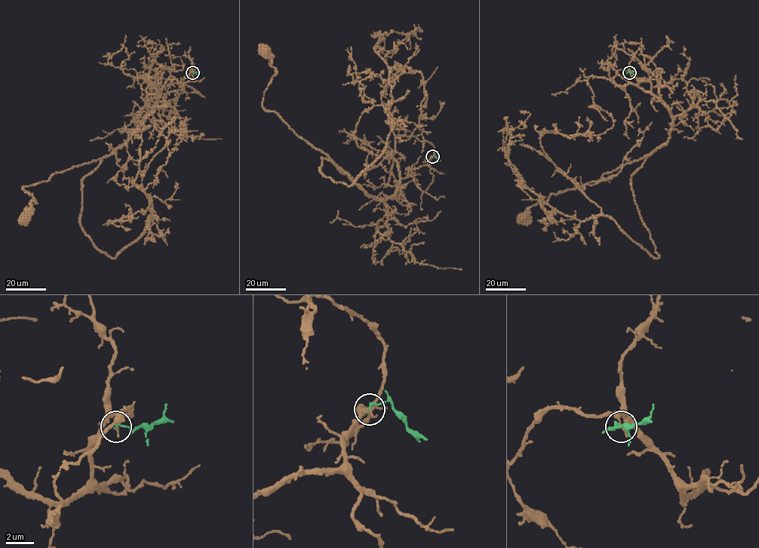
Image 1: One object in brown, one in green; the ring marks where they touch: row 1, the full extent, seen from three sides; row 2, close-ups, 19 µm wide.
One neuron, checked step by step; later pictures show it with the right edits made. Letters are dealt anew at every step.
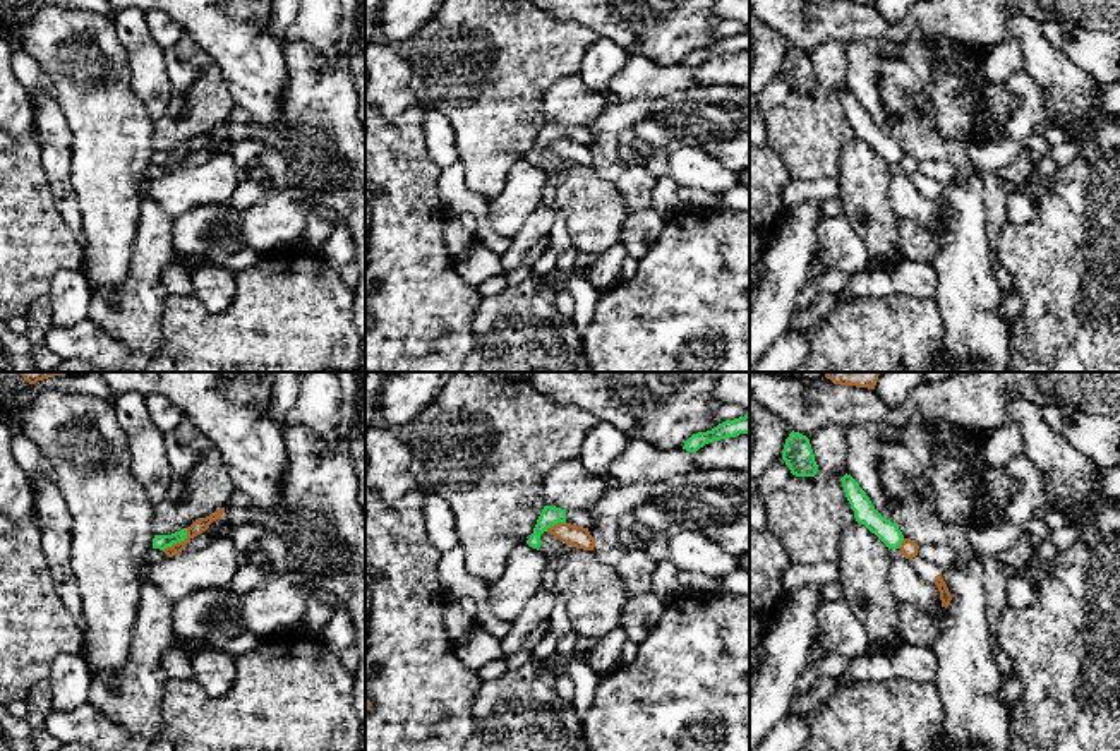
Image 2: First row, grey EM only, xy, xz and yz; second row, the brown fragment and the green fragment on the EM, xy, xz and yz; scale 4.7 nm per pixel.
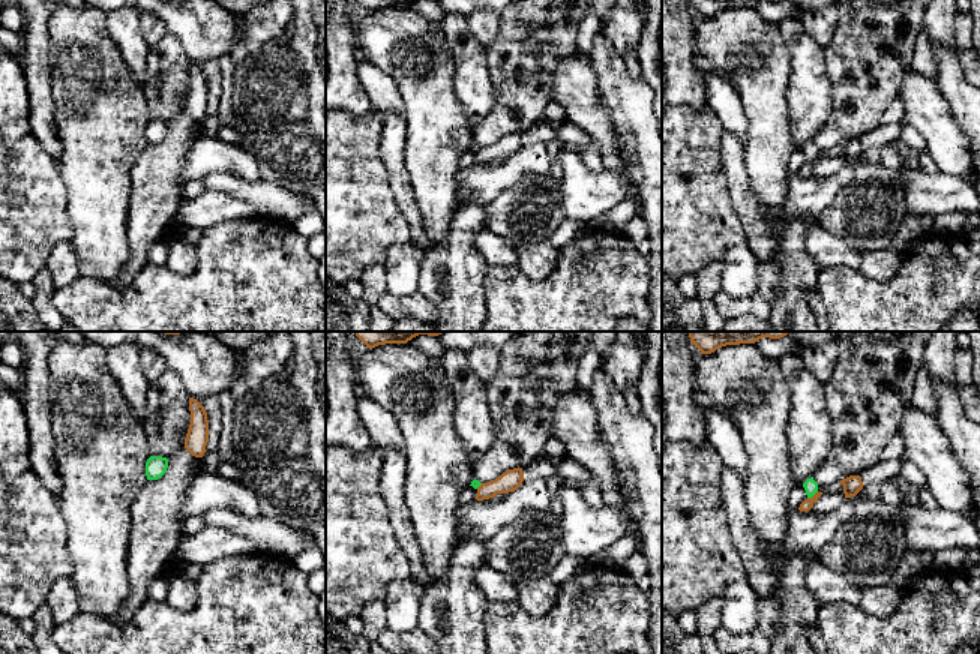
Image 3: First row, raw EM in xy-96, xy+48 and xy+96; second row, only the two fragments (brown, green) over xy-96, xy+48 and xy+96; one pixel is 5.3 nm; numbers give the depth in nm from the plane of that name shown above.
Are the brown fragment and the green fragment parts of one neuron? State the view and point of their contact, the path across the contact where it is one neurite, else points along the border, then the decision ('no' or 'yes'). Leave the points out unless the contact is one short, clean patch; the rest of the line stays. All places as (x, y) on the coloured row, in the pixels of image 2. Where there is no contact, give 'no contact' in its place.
meets brown in xy at (179, 542); border along xy (187, 528), (187, 535), (182, 540), (174, 542), (163, 551); no

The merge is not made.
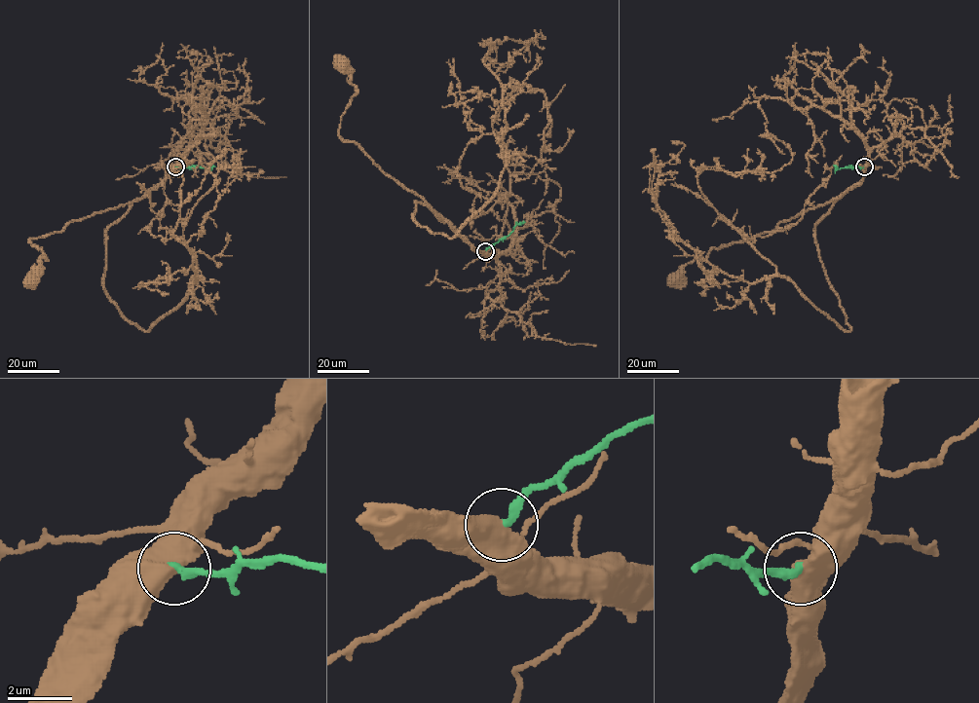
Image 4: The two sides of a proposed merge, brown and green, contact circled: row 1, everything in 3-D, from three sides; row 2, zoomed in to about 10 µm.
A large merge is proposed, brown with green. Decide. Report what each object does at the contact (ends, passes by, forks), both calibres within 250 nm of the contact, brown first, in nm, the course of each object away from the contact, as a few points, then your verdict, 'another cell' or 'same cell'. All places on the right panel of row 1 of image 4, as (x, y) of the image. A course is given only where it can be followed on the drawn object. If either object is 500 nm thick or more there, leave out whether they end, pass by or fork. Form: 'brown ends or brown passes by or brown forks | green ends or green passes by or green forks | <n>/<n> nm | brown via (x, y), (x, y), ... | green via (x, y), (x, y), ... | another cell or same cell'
550/280 nm | brown via (863, 166), (863, 178), (835, 199), (783, 220), (771, 231), (712, 248), (704, 258), (689, 262), (674, 280) | green via (863, 166), (838, 168), (833, 165) | another cell

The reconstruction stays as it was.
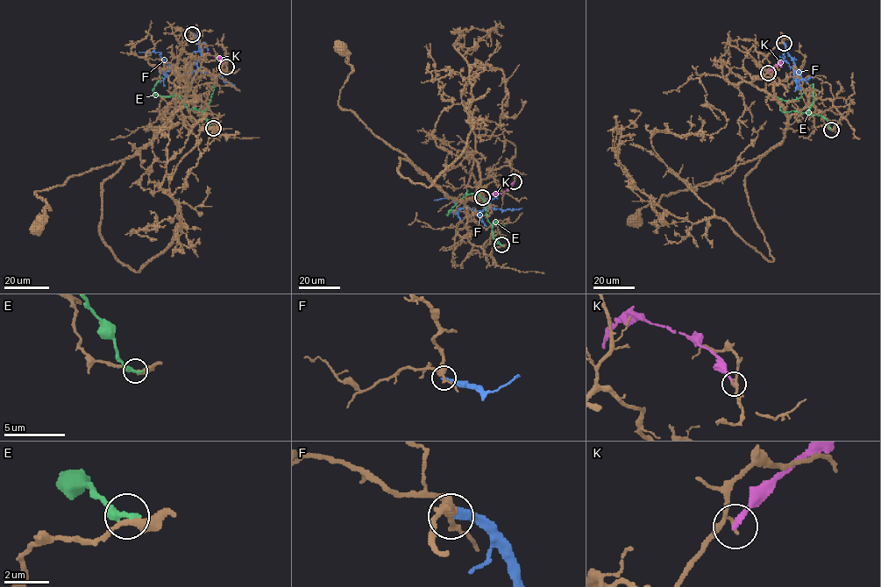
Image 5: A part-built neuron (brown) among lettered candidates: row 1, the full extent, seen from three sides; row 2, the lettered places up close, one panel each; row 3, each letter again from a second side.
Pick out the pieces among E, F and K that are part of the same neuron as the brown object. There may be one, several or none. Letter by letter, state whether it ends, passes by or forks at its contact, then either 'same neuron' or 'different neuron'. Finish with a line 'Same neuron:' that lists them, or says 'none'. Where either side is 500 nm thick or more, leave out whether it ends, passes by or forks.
E: it ends | different neuron
F: it ends | different neuron
K: it ends | different neuron
Same neuron: none

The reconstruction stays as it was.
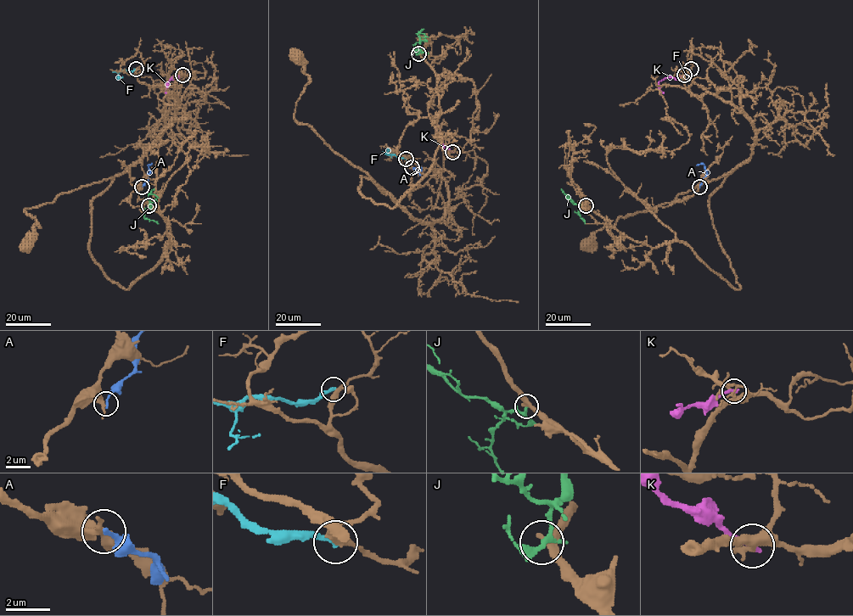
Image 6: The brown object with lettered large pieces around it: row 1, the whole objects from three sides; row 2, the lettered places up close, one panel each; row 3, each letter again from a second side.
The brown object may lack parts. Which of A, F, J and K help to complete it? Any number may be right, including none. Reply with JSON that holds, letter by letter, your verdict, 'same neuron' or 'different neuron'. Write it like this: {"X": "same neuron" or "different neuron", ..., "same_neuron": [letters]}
{"A": "different neuron", "F": "different neuron", "J": "different neuron", "K": "different neuron", "same_neuron": []}

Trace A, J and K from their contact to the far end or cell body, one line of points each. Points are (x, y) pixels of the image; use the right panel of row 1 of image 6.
A: (699, 187), (707, 173), (703, 164), (697, 165)
J: (586, 206), (573, 204), (564, 194), (569, 198)
K: (684, 74), (661, 80), (658, 87), (664, 93)

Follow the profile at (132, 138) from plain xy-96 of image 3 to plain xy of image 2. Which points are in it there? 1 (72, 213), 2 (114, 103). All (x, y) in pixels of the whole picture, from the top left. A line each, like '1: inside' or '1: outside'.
1: outside
2: inside

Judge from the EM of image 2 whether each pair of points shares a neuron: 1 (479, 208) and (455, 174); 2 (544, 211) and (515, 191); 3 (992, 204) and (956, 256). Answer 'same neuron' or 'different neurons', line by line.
1: same neuron
2: different neurons
3: different neurons

